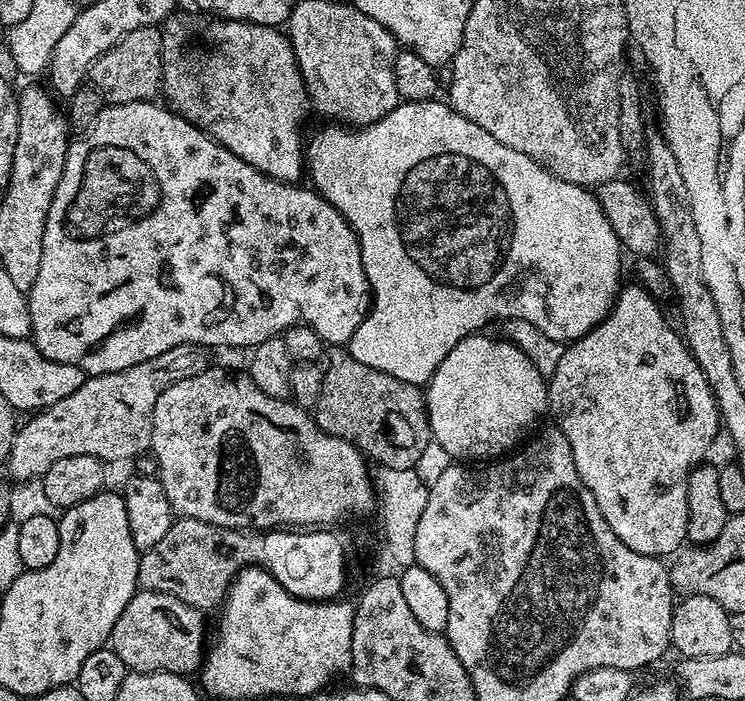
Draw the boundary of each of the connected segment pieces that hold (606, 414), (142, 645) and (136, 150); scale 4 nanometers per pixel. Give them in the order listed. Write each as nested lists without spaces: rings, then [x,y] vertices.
[[[636,282],[625,283],[620,291],[616,293],[616,302],[608,312],[607,318],[601,324],[595,324],[582,338],[571,341],[565,347],[562,359],[554,369],[554,374],[547,377],[548,381],[548,412],[553,416],[555,427],[560,428],[566,434],[566,442],[574,450],[574,466],[578,466],[578,474],[594,494],[594,502],[598,510],[602,510],[602,518],[634,550],[643,556],[654,556],[657,558],[668,558],[680,551],[682,545],[688,540],[688,507],[686,506],[686,486],[688,476],[693,467],[705,459],[708,447],[716,440],[716,431],[721,431],[722,423],[719,407],[716,405],[715,394],[712,392],[706,380],[706,374],[699,368],[698,362],[692,356],[691,350],[682,339],[681,333],[676,332],[668,325],[664,317],[665,310],[647,290],[640,287]]]
[[[137,590],[130,602],[126,602],[126,610],[118,614],[118,622],[114,622],[114,630],[110,637],[110,647],[122,658],[124,667],[134,672],[173,672],[179,676],[195,673],[204,663],[206,640],[204,644],[204,616],[199,608],[190,606],[170,594]]]
[[[139,100],[101,107],[96,121],[69,143],[64,169],[50,202],[46,230],[42,234],[42,263],[38,265],[34,284],[26,293],[32,323],[30,339],[45,360],[66,362],[70,366],[78,366],[88,376],[101,376],[138,366],[138,362],[158,358],[158,354],[166,354],[166,350],[183,344],[202,344],[209,350],[251,350],[267,339],[279,337],[295,324],[312,327],[325,345],[347,345],[354,330],[358,330],[361,322],[368,317],[372,290],[368,287],[366,270],[362,266],[356,231],[349,226],[346,218],[342,218],[342,214],[330,206],[326,197],[311,187],[299,188],[299,183],[275,180],[262,174],[226,150],[226,146],[213,140],[197,124],[191,124],[185,116],[173,112],[171,107],[156,103]]]

